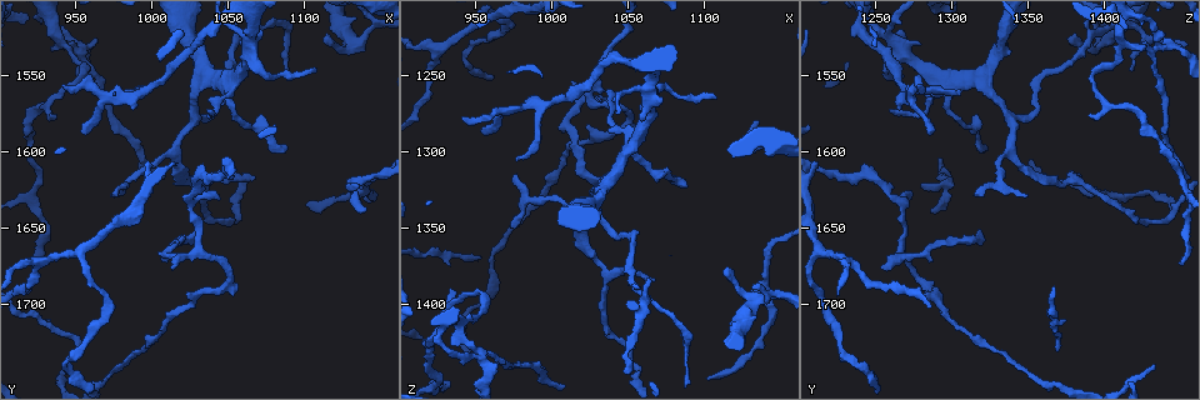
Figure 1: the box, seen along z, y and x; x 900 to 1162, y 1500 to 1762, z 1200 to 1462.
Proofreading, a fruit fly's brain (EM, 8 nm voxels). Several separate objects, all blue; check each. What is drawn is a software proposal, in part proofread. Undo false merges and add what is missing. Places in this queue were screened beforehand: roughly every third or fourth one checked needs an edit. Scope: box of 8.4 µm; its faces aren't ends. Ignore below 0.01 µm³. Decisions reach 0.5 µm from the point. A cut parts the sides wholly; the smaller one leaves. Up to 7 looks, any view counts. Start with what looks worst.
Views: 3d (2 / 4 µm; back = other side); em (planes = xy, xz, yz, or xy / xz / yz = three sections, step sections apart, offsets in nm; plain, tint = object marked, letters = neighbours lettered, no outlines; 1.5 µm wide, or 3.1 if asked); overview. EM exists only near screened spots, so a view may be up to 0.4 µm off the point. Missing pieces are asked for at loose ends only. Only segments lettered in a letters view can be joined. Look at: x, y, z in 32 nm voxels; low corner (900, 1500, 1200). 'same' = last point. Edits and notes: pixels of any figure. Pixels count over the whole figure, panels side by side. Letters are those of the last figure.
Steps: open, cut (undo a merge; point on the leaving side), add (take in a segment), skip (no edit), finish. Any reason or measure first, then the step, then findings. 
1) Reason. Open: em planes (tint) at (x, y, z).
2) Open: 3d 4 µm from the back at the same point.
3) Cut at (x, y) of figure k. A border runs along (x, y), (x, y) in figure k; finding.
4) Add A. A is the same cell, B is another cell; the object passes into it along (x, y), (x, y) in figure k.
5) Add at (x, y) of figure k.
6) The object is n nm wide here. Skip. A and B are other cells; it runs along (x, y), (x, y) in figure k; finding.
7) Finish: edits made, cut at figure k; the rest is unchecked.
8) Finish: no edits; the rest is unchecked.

Tapers out. Open: 3d 2 µm at (1090, 1546, 1416).

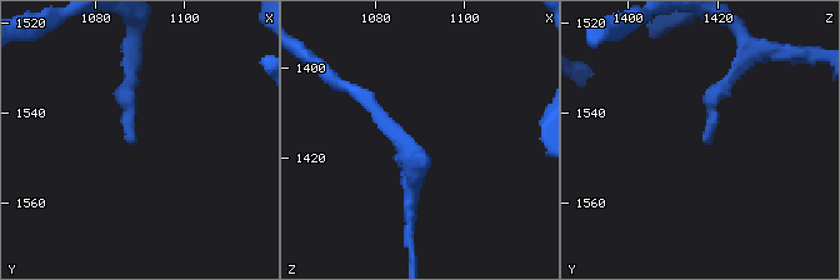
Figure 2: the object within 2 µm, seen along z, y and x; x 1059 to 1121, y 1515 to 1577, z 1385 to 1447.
Need the tissue. Open: em xz step 8 (tint) at (1089, 1545, 1419).

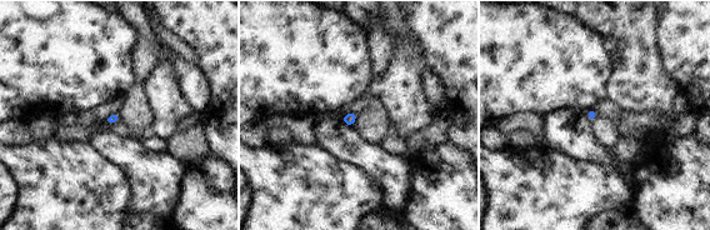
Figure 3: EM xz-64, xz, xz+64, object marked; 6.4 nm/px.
Open: em planes (letters) at the same point.

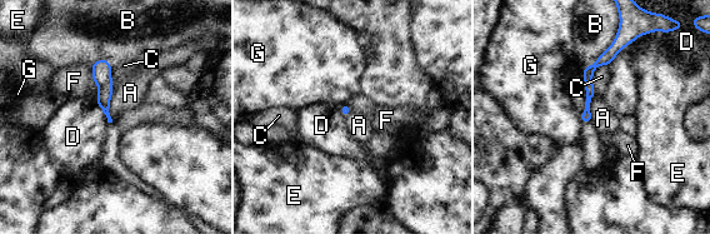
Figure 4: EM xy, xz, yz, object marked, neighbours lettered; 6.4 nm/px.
Skip. A, B, C, D, E, F and G are other cells; a border runs along (115, 89), (109, 109), (111, 122) in figure 4; none of them fits.

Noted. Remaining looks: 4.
An open end. Open: em yz step 8 (tint) at (1014, 1676, 1254).

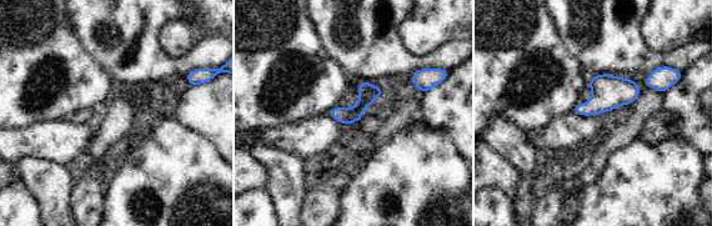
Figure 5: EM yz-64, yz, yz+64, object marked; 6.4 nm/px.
Open: em planes (tint) at the same point.

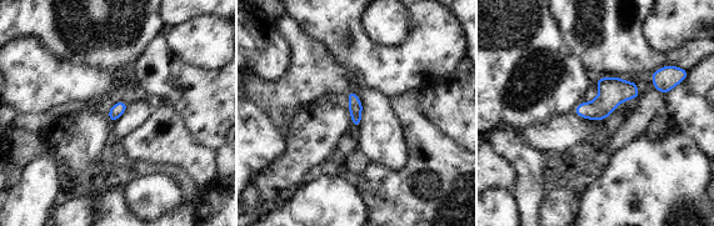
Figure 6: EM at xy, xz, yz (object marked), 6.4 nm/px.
What lies round it. Open: em planes (letters) at the same point.

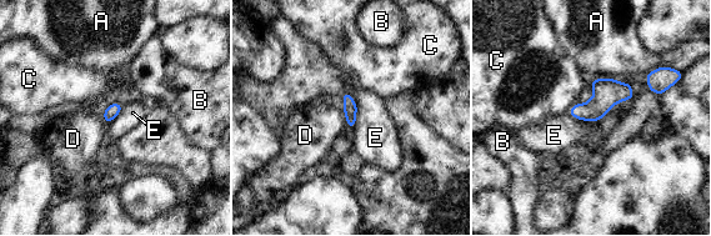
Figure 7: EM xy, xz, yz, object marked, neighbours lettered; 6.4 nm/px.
Skip. A, B, C, D and E are other cells; a border runs along (344, 91), (356, 105), (353, 129) in figure 7; none of them fits.

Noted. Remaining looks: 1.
Finish: no edits; the rest is unchecked.

